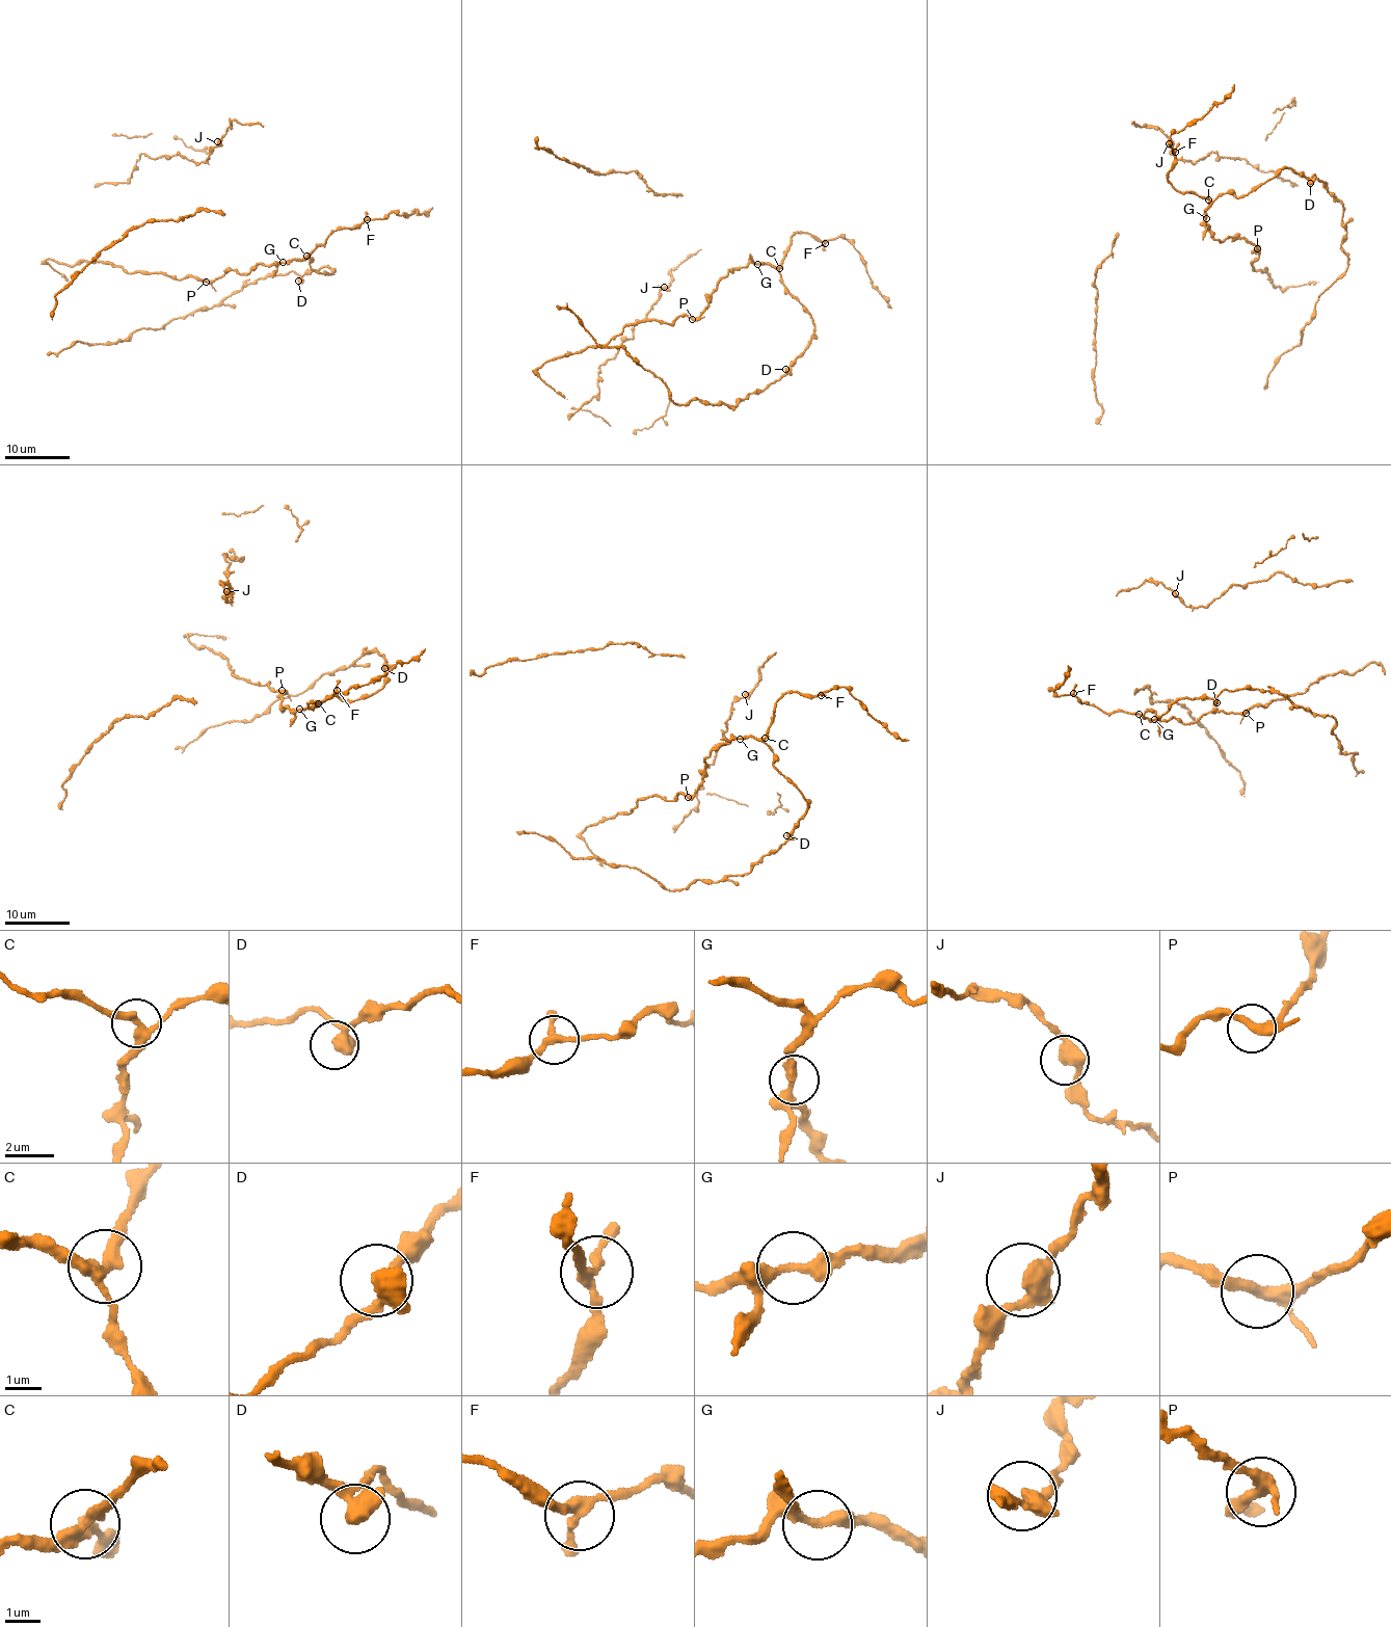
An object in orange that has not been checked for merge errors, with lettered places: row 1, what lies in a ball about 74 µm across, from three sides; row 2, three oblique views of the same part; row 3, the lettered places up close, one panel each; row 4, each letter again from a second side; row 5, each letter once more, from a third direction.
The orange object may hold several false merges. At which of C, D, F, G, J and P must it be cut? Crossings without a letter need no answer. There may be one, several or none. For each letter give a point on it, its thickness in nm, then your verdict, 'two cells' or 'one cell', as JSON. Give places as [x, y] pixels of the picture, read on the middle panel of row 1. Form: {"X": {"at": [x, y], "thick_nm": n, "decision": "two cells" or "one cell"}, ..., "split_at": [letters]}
{"C": {"at": [779, 268], "thick_nm": 280, "decision": "one cell"}, "D": {"at": [785, 369], "thick_nm": 360, "decision": "one cell"}, "F": {"at": [825, 243], "thick_nm": 240, "decision": "one cell"}, "G": {"at": [757, 264], "thick_nm": 300, "decision": "one cell"}, "J": {"at": [664, 287], "thick_nm": 420, "decision": "one cell"}, "P": {"at": [692, 319], "thick_nm": 280, "decision": "one cell"}, "split_at": []}

